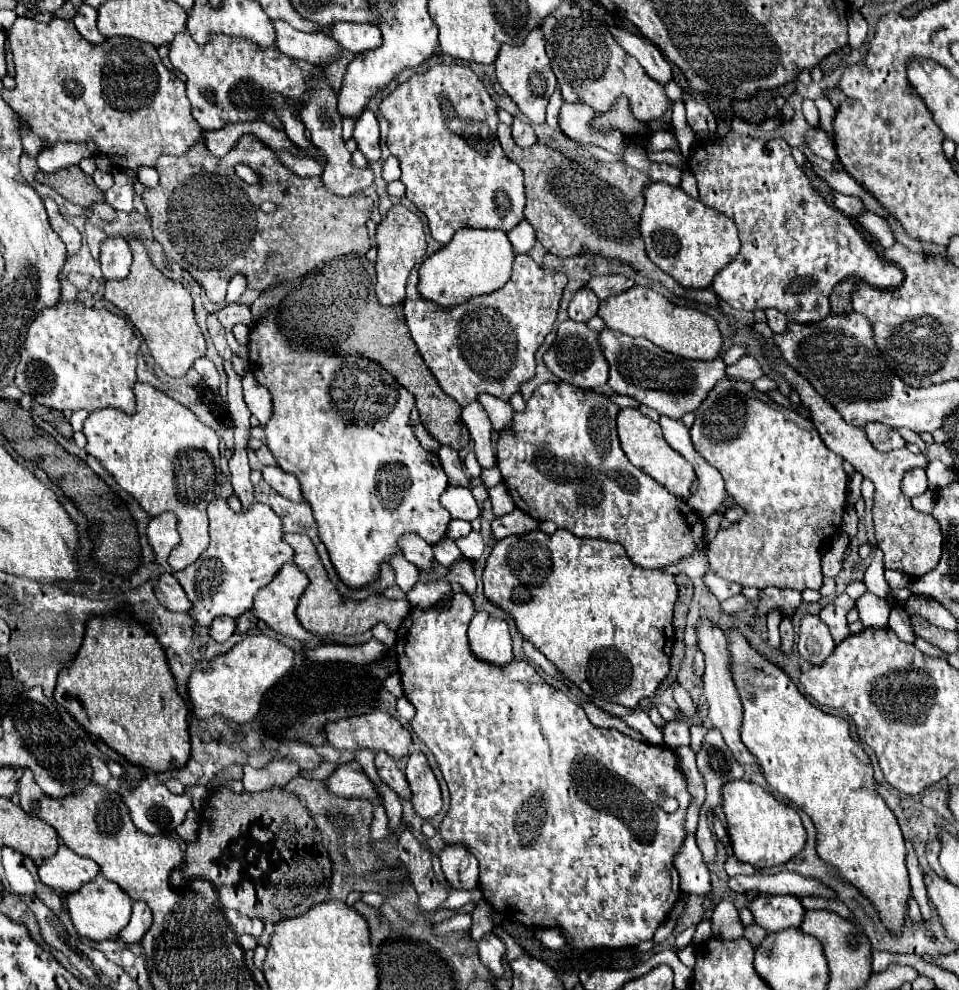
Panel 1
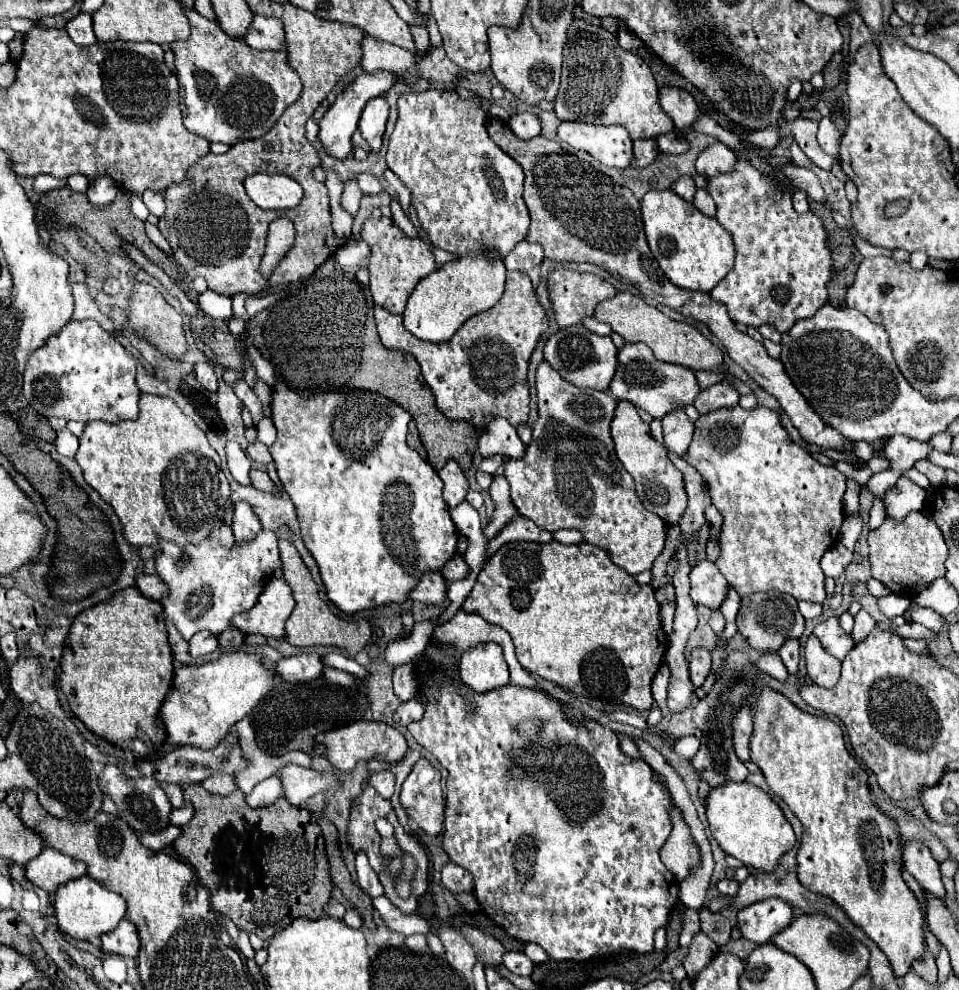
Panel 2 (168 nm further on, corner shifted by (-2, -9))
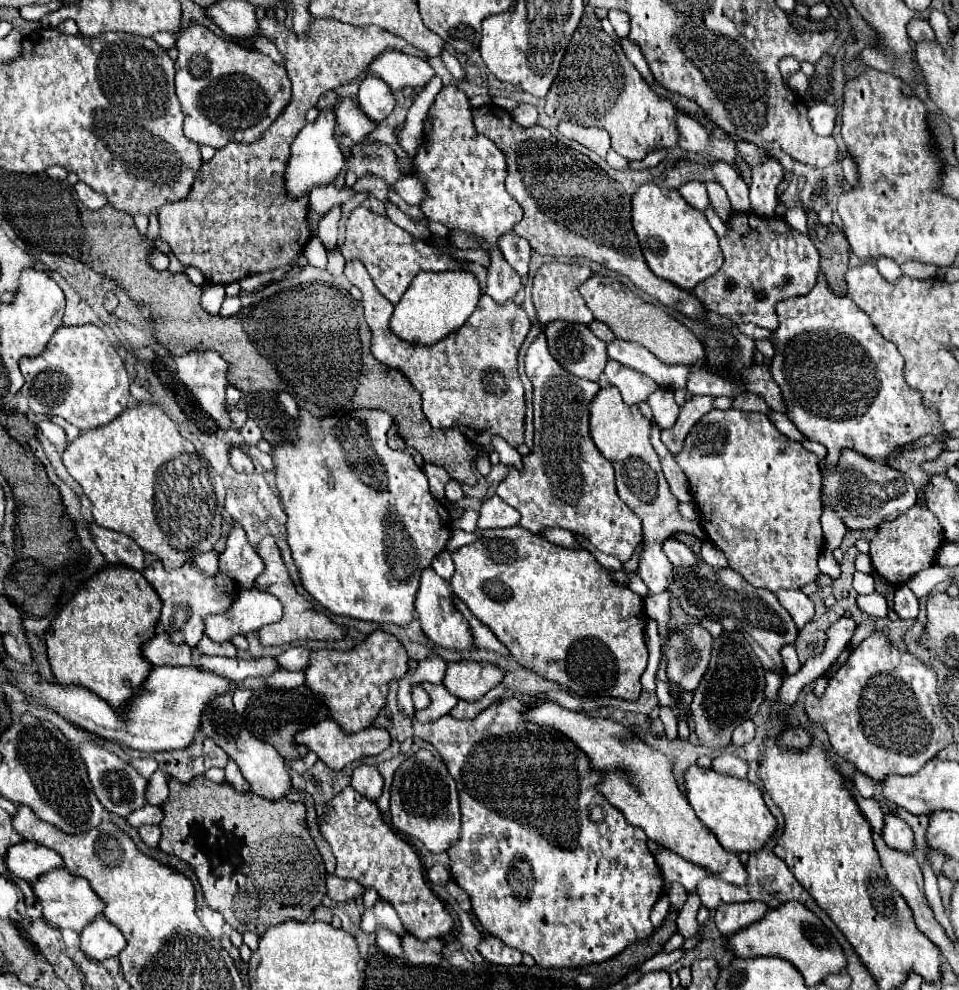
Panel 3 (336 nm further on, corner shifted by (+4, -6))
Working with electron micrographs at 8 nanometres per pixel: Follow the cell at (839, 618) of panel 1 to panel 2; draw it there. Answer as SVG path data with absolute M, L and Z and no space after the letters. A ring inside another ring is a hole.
M833 615L833 617L825 619L823 623L819 623L813 633L819 637L825 651L837 659L843 659L855 645L851 635L843 633L843 629L839 625L839 615Z

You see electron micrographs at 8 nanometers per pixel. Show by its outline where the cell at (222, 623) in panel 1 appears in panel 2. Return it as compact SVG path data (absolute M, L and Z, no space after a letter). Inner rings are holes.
M199 631L191 637L189 641L189 653L193 657L203 657L203 655L209 655L213 651L219 649L219 641L217 641L217 635L211 635L207 631Z

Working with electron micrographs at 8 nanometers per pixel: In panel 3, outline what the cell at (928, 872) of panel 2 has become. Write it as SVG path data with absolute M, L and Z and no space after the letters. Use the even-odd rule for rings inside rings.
M887 814L885 816L885 826L883 826L883 840L889 848L903 850L903 852L915 852L913 848L913 832L907 826L905 820L901 820L897 814Z

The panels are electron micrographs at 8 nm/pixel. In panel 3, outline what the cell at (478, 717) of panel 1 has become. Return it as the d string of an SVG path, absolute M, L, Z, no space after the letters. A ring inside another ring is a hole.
M503 698L493 702L487 710L483 710L477 718L473 720L455 720L451 716L443 716L439 720L433 722L415 722L413 730L415 736L427 740L429 744L433 744L437 748L437 752L441 754L443 762L447 764L449 774L455 778L457 782L457 790L459 790L459 802L461 802L461 838L457 844L453 844L453 850L449 850L449 858L451 858L451 878L469 894L471 904L473 904L473 912L479 918L479 922L483 924L483 928L501 938L505 944L531 954L537 962L537 966L557 966L557 968L577 968L577 966L587 966L587 964L599 964L605 962L613 956L617 956L619 952L623 952L629 944L647 938L653 932L651 920L649 920L649 912L651 906L657 902L657 898L663 894L663 876L659 872L659 866L653 858L653 854L647 848L647 836L641 828L631 826L623 812L613 808L597 790L595 790L595 782L601 780L601 776L597 776L597 772L591 770L587 756L573 746L573 742L569 738L565 738L563 734L559 734L557 730L549 728L549 726L539 726L539 724L531 724L527 722L521 714L525 712L525 704L517 698ZM591 804L597 804L603 808L605 816L603 820L597 824L589 818L589 808Z

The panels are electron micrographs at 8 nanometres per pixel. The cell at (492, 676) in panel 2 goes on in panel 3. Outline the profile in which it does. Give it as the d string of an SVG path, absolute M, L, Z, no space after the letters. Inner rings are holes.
M459 660L447 666L443 686L459 700L477 702L503 678L503 670L489 662Z

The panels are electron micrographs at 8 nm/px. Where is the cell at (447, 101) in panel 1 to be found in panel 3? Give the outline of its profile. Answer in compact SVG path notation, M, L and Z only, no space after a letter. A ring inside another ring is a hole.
M457 86L441 88L429 108L429 116L433 120L431 136L419 146L415 156L415 176L425 184L427 192L421 202L421 212L427 220L441 222L449 230L471 232L495 246L489 250L491 266L487 270L487 294L501 306L513 300L521 290L521 278L505 262L499 250L499 236L513 230L513 226L523 218L519 202L505 190L505 156L487 136L477 134L471 120L469 98Z

